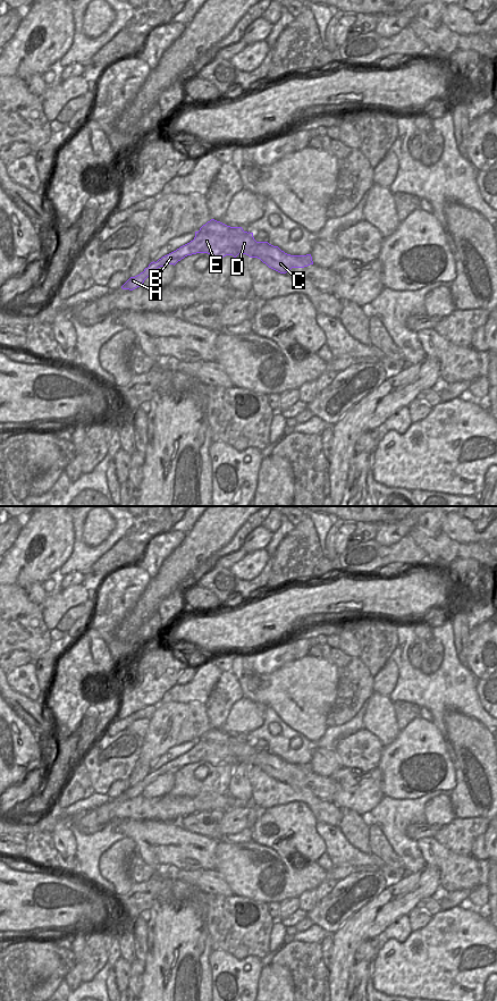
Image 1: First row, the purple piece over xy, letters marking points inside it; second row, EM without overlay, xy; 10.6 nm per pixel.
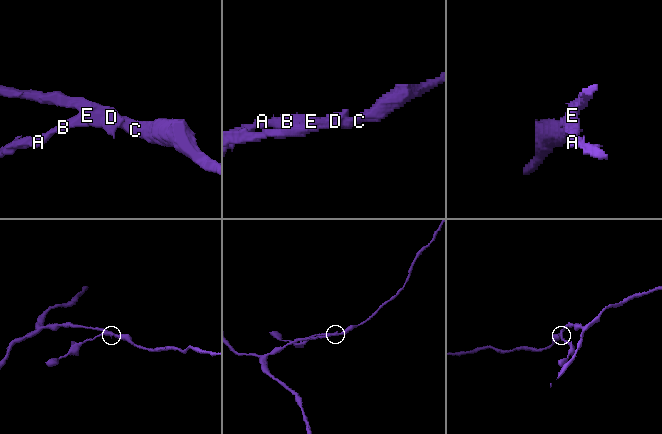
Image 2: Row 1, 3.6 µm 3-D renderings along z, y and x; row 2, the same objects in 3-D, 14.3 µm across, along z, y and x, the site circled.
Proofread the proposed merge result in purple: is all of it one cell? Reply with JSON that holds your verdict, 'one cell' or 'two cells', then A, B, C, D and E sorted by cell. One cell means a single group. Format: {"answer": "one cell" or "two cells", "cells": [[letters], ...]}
{"answer": "two cells", "cells": [["A", "B", "E"], ["C", "D"]]}

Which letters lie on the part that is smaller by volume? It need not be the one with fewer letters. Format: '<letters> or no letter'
A, B, E

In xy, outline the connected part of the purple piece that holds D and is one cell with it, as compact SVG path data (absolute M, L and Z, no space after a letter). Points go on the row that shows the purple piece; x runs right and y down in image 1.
M211 219L200 230L209 235L230 237L235 249L250 258L258 258L269 268L286 274L292 268L304 268L313 264L311 254L290 255L268 242L256 242L253 233L244 232L242 227L230 227L220 221Z

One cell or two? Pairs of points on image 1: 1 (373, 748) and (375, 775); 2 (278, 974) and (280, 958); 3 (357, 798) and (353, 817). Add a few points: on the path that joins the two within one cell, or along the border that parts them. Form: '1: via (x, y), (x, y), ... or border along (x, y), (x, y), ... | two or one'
1: border along (348, 767), (355, 767), (361, 771), (376, 768) | two
2: border along (271, 962), (284, 966), (289, 972), (294, 987) | two
3: border along (342, 809), (352, 809), (362, 816) | two

